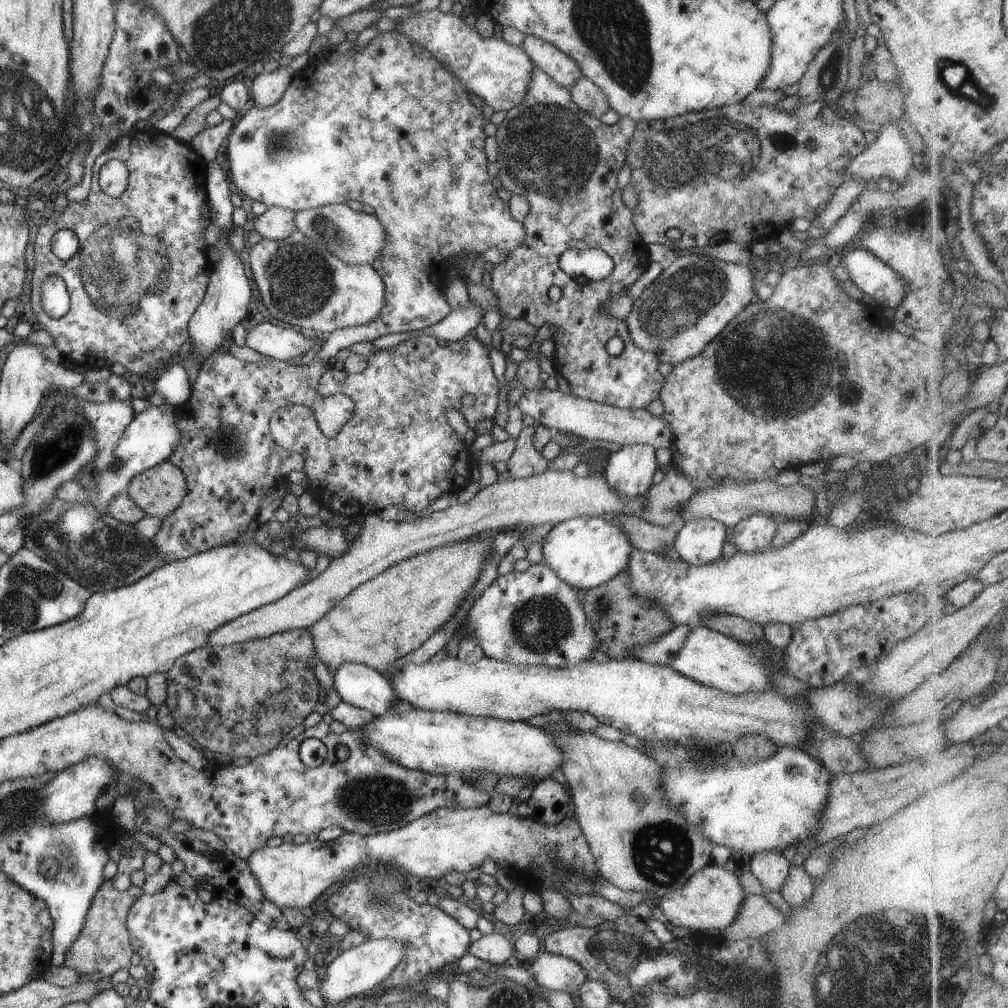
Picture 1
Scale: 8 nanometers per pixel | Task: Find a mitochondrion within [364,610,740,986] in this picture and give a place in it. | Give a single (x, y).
(662, 852)

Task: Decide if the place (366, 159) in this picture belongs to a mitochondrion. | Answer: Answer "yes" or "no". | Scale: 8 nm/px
no

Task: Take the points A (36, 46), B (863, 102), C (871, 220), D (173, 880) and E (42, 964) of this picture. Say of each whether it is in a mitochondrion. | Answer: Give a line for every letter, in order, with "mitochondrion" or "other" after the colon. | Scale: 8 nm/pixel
A: other
B: other
C: other
D: other
E: other

